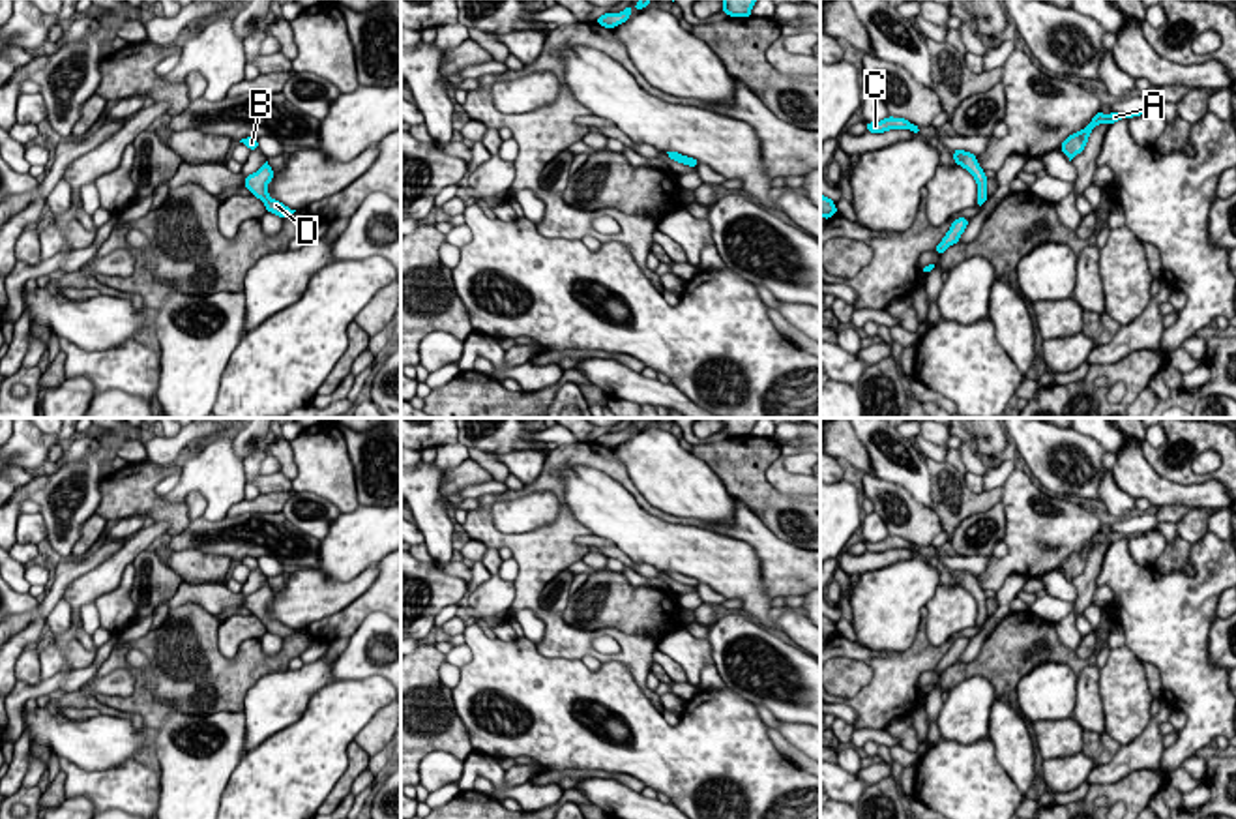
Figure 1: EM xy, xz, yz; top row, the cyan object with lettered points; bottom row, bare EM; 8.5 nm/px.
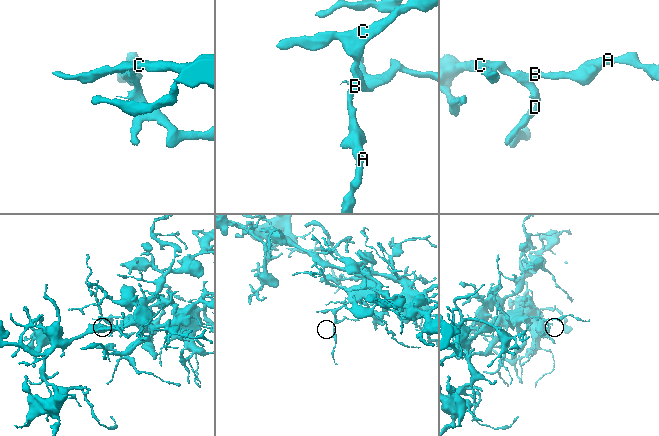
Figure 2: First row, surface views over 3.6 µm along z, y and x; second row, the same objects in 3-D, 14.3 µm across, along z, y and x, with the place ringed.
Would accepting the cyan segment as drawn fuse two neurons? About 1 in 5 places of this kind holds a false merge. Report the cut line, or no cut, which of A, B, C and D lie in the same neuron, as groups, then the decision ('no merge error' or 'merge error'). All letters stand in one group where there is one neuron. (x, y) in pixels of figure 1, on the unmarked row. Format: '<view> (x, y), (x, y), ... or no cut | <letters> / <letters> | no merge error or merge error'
no cut | A B C D | no merge error

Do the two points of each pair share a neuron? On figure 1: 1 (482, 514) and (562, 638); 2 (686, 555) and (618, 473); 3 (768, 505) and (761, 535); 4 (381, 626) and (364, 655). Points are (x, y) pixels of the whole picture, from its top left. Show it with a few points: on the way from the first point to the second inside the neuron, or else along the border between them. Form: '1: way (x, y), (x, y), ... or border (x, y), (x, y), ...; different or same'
1: way (506, 540), (530, 561), (532, 604); same
2: border (594, 469), (617, 480), (632, 495); different
3: border (733, 495), (778, 536), (800, 548); different
4: way (379, 634), (371, 647); same

